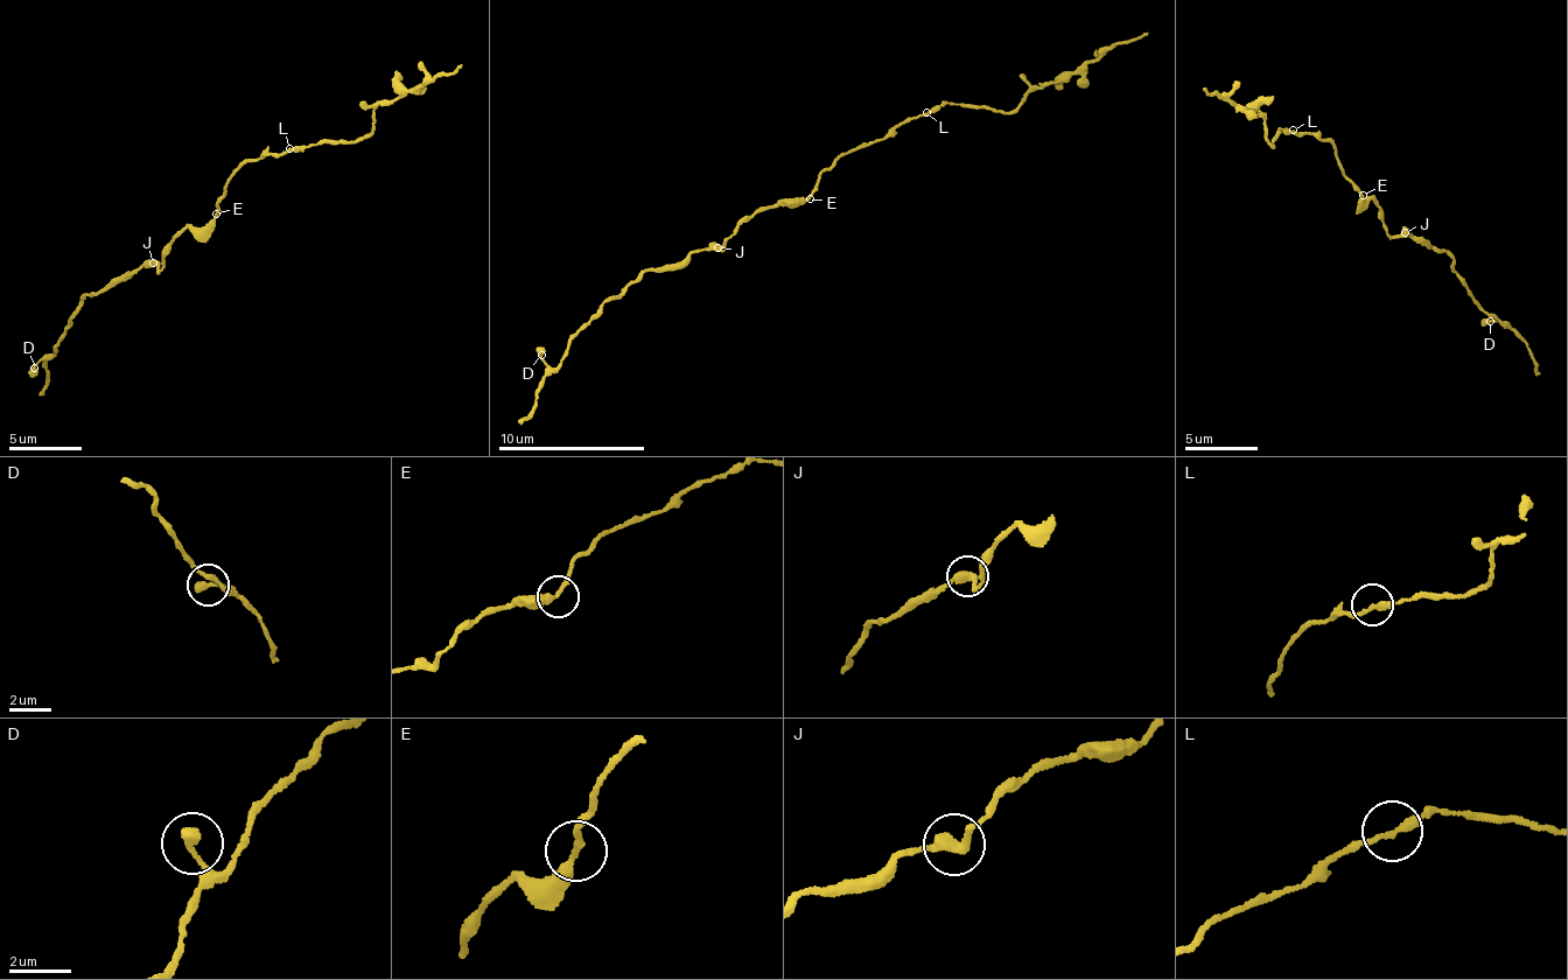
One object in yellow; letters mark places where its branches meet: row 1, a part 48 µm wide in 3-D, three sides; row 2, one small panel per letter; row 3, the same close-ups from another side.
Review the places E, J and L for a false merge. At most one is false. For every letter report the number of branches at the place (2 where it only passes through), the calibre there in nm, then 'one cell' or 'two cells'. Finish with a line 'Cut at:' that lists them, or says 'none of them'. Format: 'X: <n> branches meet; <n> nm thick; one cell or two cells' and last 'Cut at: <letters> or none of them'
E: 2 branches meet; 240 nm thick; one cell
J: 2 branches meet; 340 nm thick; two cells
L: 2 branches meet; 240 nm thick; one cell
Cut at: J

